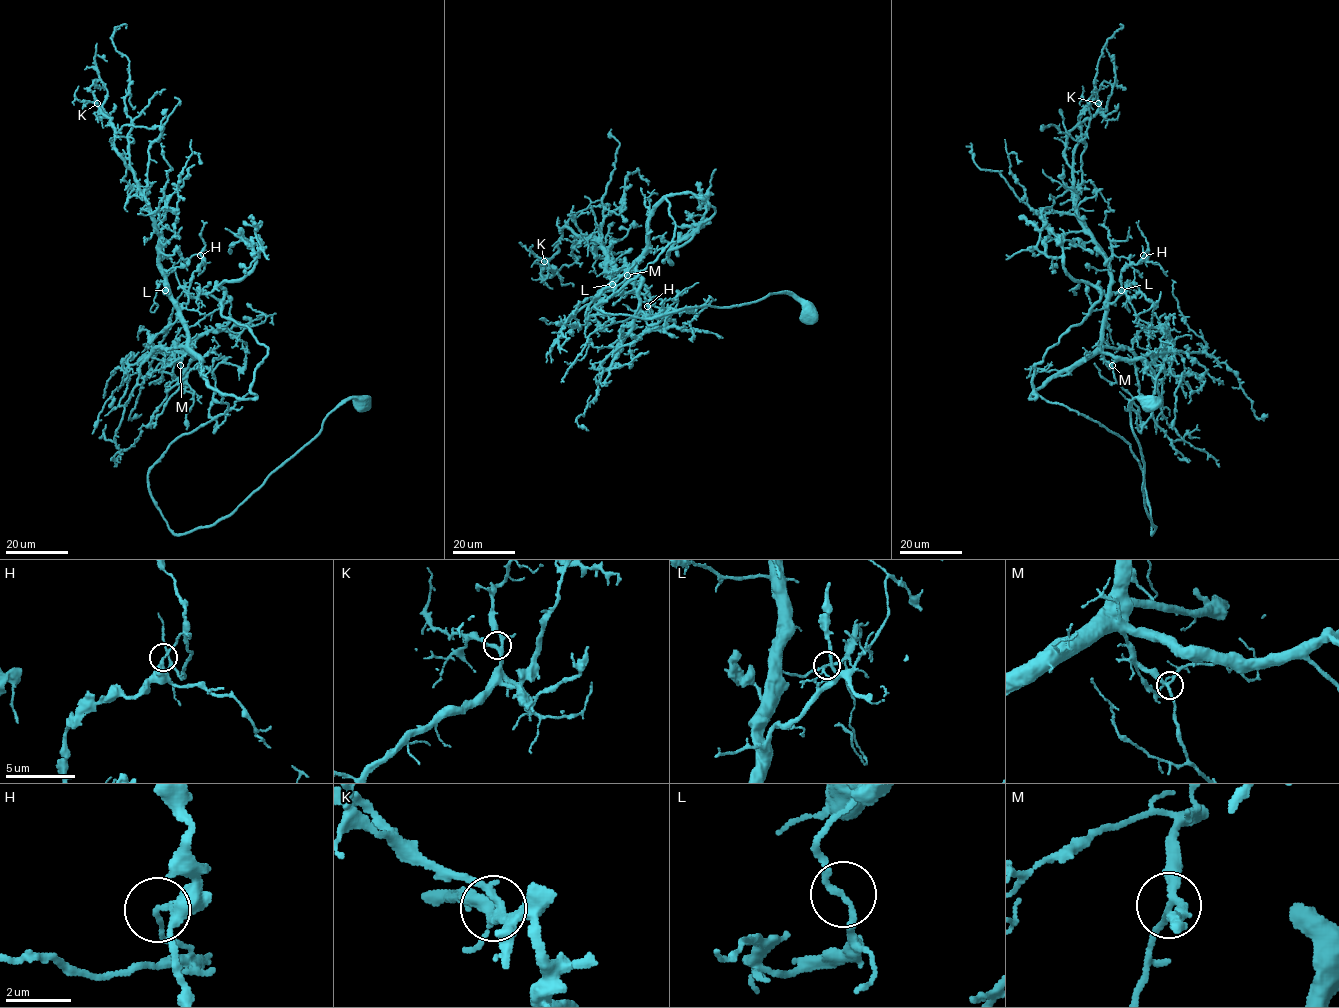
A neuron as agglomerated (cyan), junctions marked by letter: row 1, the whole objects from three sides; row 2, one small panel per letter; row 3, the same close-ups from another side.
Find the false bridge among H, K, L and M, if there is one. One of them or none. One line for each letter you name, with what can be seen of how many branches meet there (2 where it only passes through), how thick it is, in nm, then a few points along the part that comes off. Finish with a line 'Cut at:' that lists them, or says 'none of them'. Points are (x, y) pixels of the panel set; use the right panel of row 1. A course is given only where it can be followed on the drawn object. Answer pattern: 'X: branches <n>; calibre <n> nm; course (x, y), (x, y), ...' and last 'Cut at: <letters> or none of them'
H: branches 2; calibre 190 nm; course (1143, 256), (1147, 252), (1149, 254), (1148, 259), (1141, 245)
Cut at: H

